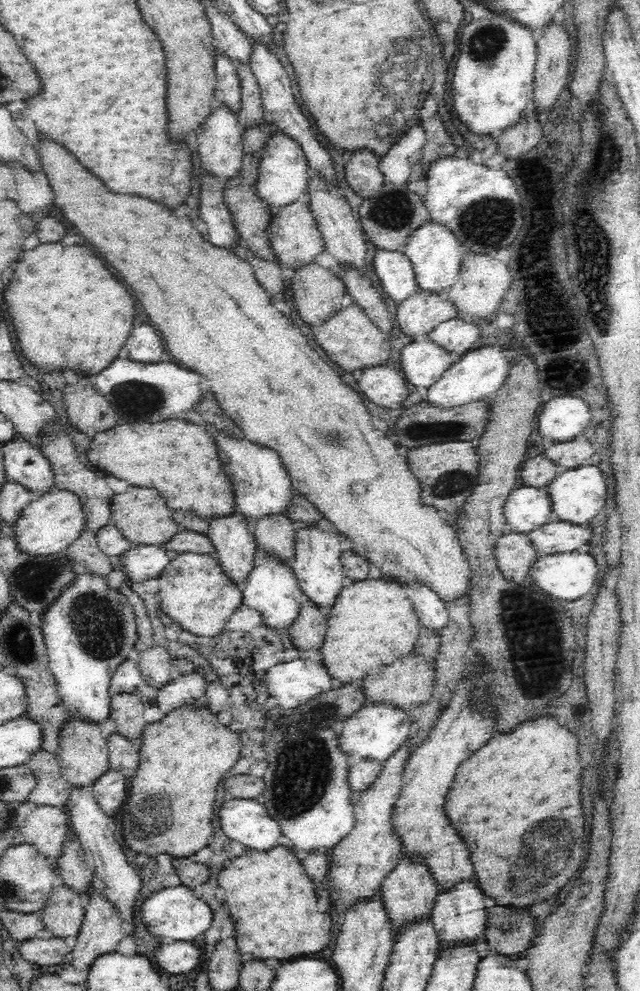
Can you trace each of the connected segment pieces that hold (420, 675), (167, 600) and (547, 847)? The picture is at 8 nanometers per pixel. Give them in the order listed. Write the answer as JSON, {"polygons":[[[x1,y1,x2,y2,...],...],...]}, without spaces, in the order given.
{"polygons":[[[408,652,406,656,398,656,392,664,374,667,360,683,369,703,395,704,406,710,411,705,421,705,433,693,436,678,434,656,422,656,419,652]],[[183,552,173,555,157,579,160,587,158,608,196,636,213,637,222,634,230,616,243,603,240,584,224,574,219,560,204,553]],[[546,714,538,718,524,720,516,724,510,732,496,732,484,746,476,748,464,762,460,763,457,770,456,778,447,794,446,813,452,825,456,824,456,830,460,836,464,836,464,843,468,844,471,852,471,863,474,866,476,877,480,888,485,896,495,900,494,906,486,913,487,926,484,932,488,948,494,953,505,954,506,956,516,955,527,950,531,945,534,936,534,918,530,916,530,908,546,901,548,898,555,896,556,893,563,895,570,883,582,869,584,862,584,814,582,814,582,798,580,798,580,788,582,788,582,766,580,765,580,752,578,752,579,738,577,733,573,732,569,726,560,726,556,716]]]}

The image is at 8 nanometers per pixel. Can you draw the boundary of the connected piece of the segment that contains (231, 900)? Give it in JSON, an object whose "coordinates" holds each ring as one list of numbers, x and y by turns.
{"coordinates":[[276,846,271,850,260,852,250,848,242,856,231,860,230,868,222,870,218,876,220,886,226,890,226,902,232,912,236,926,236,940,242,954,252,954,254,960,266,958,290,960,300,958,312,952,320,952,328,946,332,938,332,916,330,912,318,910,318,896,314,882,308,878,303,863,298,862,296,853,287,846]]}

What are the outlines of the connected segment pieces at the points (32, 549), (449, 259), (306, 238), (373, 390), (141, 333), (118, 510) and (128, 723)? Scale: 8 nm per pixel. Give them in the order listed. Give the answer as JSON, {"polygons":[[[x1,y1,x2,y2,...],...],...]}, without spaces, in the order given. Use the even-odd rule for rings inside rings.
{"polygons":[[[52,490,29,502,15,522,14,532,20,550,32,556,55,554,67,549,86,529,87,516,80,497,69,490]],[[424,220,416,230,410,232,404,246,405,255,411,260,419,288,432,292,446,292,457,280,462,258,467,249,446,225]],[[300,199,294,200,292,204,276,206,272,210,273,216,269,224,271,247,276,255,277,262,296,270,304,264,315,259,321,259,323,255,326,255,325,242,309,202,300,202]],[[386,364,364,368,357,374,356,381,362,394,378,407,401,407,409,396,403,374]],[[135,325,125,343,123,354,140,363,163,361,167,359,165,343,158,330,152,326]],[[130,486,126,492,114,495,111,499,111,523,120,529,132,547,140,544,162,546,183,528,202,533,206,533,209,529,210,519,208,518,200,518,187,510,168,510,166,500,162,500,162,495,154,488]],[[136,693,112,695,109,719,115,722,117,733,130,740,140,739,147,723,146,705]]]}

